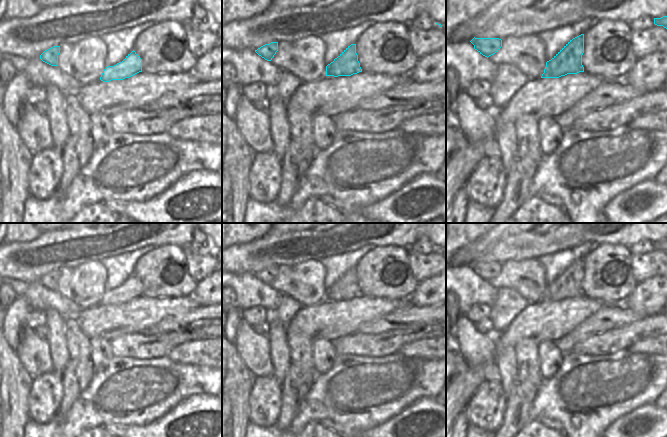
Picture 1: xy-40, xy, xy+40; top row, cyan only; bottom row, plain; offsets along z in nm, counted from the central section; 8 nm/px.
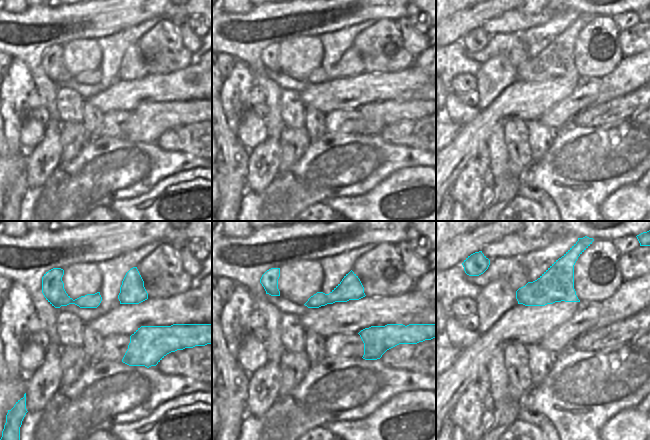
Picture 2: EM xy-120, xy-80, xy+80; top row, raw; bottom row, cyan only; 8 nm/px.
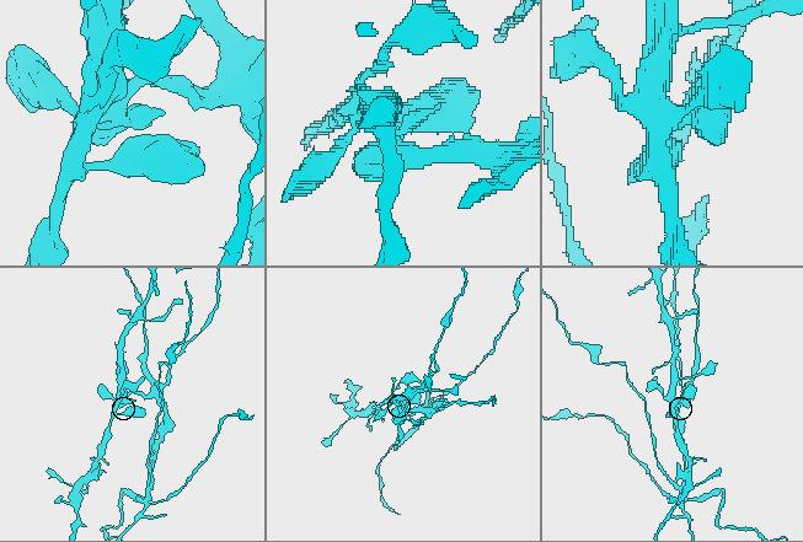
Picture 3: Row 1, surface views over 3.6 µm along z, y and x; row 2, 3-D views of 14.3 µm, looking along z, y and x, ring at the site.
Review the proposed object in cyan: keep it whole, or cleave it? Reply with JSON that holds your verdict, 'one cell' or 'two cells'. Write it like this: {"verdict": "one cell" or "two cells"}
{"verdict": "two cells"}

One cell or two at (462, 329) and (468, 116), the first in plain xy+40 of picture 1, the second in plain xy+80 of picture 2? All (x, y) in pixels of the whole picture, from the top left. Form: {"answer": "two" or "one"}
{"answer": "one"}

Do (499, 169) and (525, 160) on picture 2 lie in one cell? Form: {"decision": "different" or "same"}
{"decision": "different"}

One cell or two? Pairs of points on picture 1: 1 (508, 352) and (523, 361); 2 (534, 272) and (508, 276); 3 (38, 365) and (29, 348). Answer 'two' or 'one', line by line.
1: two
2: one
3: one

